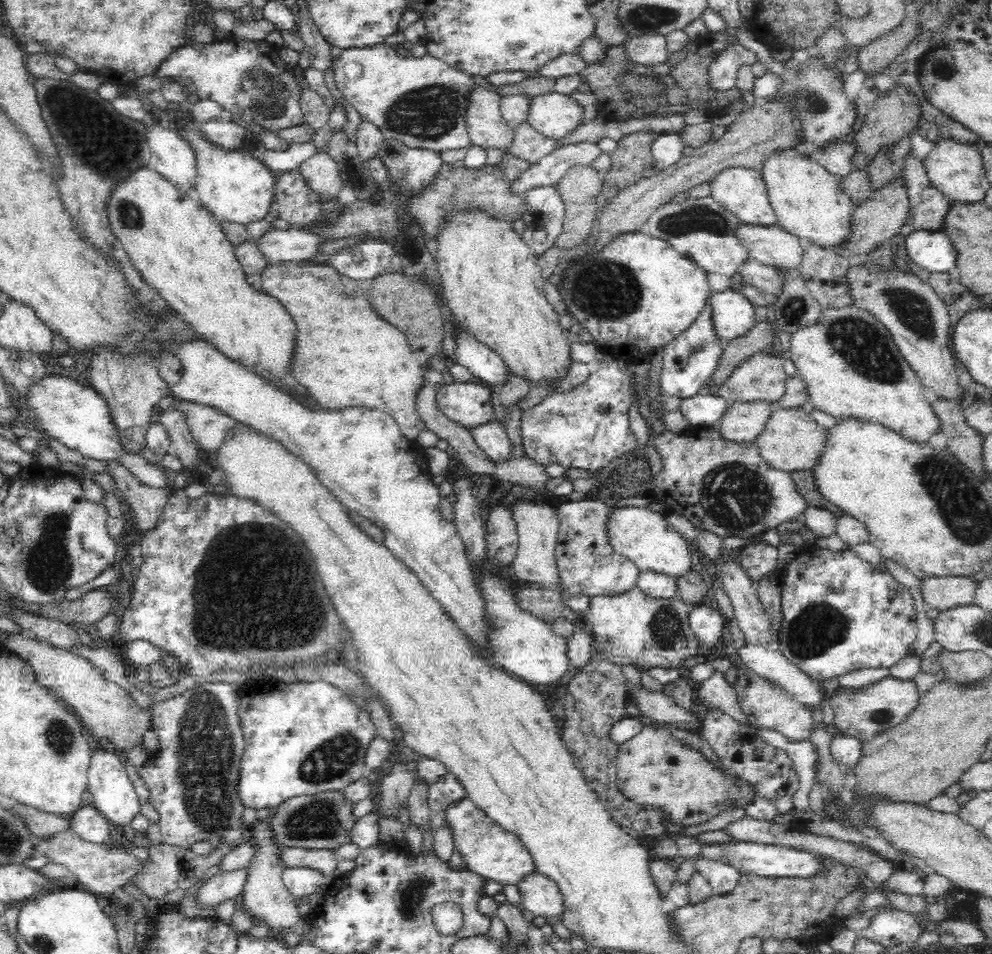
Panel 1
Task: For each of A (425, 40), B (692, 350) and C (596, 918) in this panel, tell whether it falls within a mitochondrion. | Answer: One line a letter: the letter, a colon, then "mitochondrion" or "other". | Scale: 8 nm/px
A: other
B: mitochondrion
C: other

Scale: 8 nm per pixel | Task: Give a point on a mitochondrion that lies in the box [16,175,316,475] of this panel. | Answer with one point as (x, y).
(131, 216)

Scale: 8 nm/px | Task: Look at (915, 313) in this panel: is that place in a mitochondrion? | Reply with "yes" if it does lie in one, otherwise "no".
yes

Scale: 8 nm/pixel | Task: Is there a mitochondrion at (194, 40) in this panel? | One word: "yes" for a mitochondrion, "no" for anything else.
no

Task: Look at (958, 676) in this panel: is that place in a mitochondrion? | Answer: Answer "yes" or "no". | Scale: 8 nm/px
no

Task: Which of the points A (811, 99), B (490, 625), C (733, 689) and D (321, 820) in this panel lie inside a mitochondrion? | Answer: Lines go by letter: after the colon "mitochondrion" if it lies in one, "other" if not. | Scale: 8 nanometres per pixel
A: mitochondrion
B: other
C: other
D: mitochondrion

